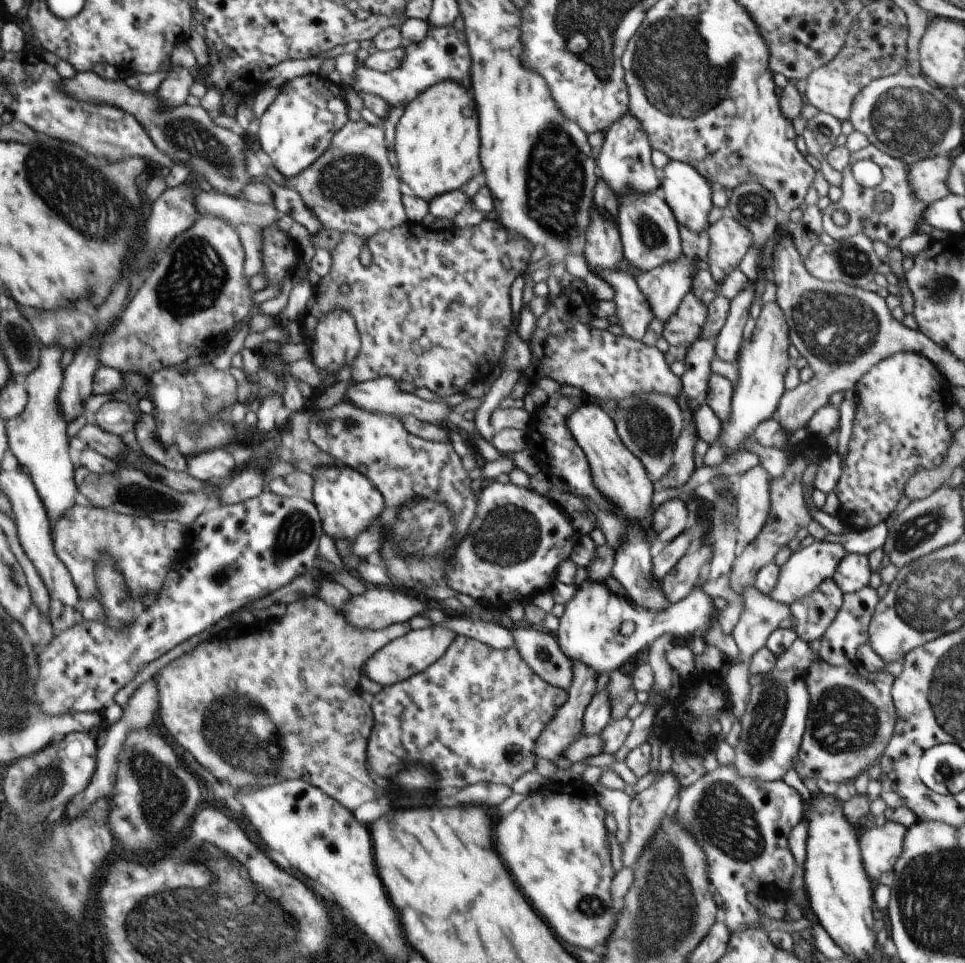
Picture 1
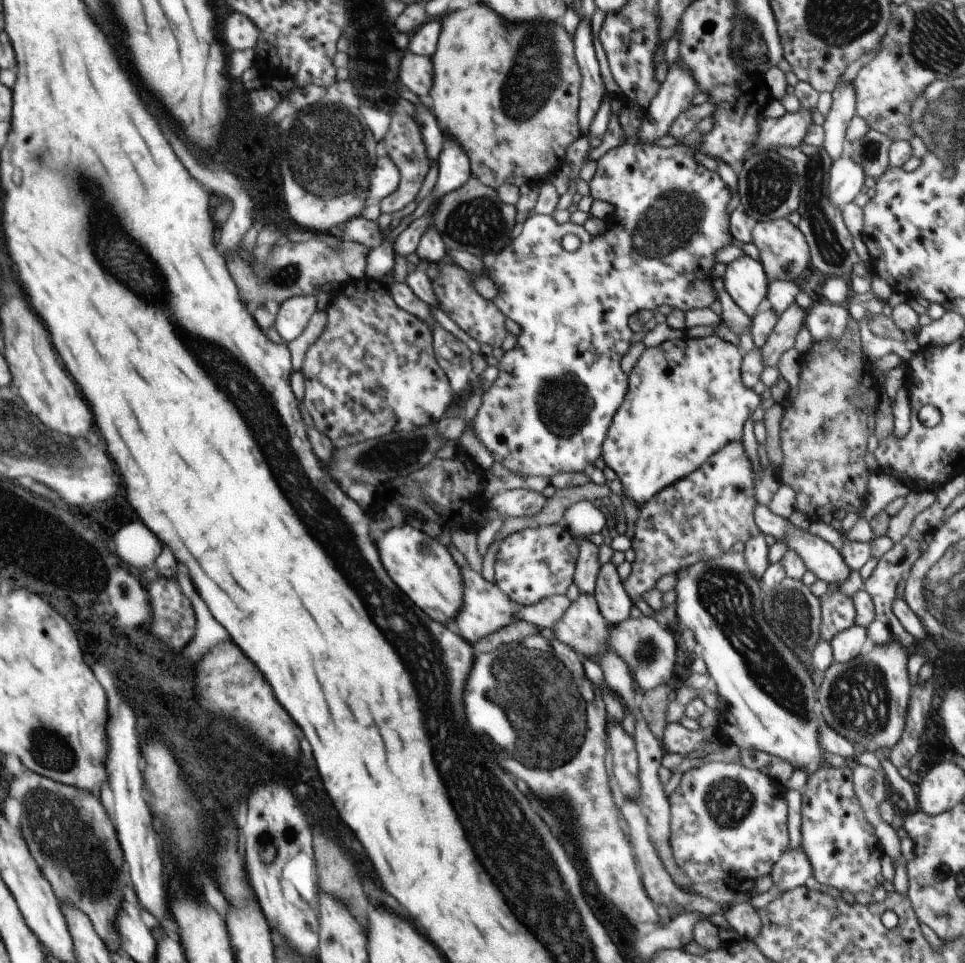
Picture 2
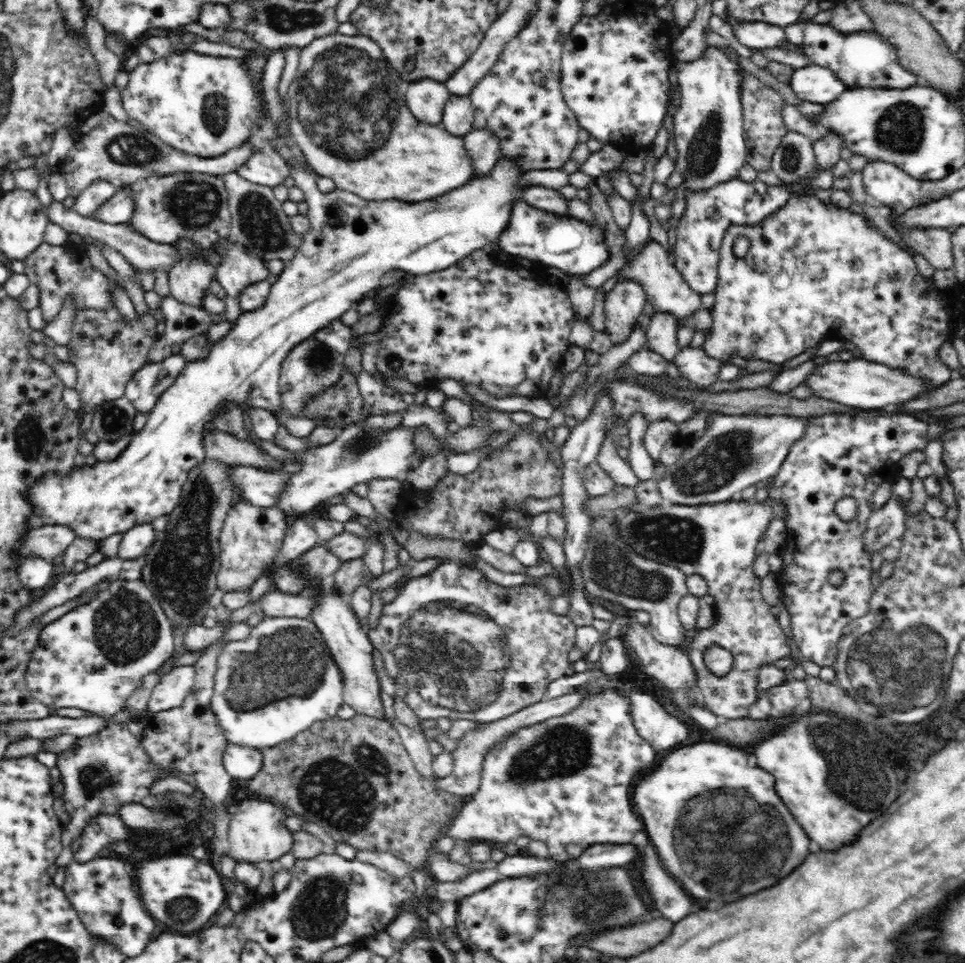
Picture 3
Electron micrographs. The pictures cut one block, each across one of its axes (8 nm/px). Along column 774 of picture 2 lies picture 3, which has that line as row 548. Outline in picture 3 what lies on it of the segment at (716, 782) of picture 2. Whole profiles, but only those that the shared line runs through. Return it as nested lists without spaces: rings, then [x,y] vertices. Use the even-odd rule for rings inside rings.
[[[876,409],[856,414],[828,413],[807,417],[803,437],[789,448],[778,474],[773,477],[773,487],[769,490],[768,497],[786,505],[786,540],[778,552],[783,560],[779,574],[783,592],[780,603],[783,603],[790,615],[789,626],[798,650],[802,656],[820,667],[833,666],[844,626],[869,611],[873,595],[870,577],[874,562],[871,560],[872,554],[865,551],[863,536],[872,512],[868,505],[872,502],[873,492],[881,484],[880,464],[888,466],[898,462],[908,452],[925,450],[929,440],[928,425],[908,413]],[[844,496],[852,496],[858,502],[856,517],[848,521],[842,521],[834,511],[836,502]],[[836,568],[845,574],[843,583],[838,586],[828,583],[829,572]]]

